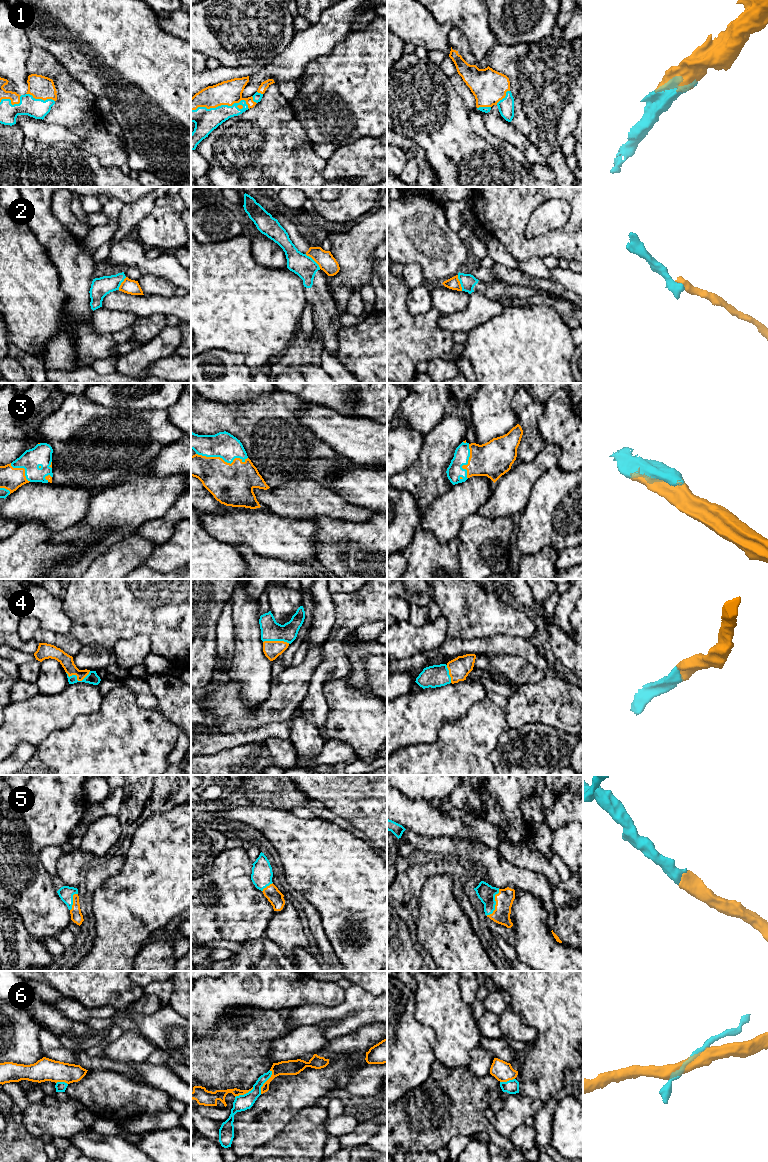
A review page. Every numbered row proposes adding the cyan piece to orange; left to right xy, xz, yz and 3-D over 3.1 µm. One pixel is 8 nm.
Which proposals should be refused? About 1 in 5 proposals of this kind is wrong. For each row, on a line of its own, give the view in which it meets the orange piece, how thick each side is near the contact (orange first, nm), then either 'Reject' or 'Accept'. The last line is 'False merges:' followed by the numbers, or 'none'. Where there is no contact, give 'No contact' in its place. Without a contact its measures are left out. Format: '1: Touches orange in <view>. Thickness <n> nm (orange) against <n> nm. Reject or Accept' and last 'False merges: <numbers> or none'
1: Touches orange in xz. Thickness 190 nm (orange) against 190 nm. Accept
2: Touches orange in xz. Thickness 140 nm (orange) against 180 nm. Reject
3: Touches orange in xz. Thickness 340 nm (orange) against 200 nm. Accept
4: Touches orange in xy. Thickness 100 nm (orange) against 100 nm. Accept
5: Touches orange in yz. Thickness 150 nm (orange) against 150 nm. Accept
6: Touches orange in xz. Thickness 130 nm (orange) against 130 nm. Reject
False merges: 2, 6

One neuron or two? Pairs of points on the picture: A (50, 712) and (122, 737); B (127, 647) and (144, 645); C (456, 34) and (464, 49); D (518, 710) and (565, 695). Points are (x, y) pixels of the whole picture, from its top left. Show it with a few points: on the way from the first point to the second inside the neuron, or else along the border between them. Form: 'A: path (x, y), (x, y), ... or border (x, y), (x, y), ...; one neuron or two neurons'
A: border (95, 712), (80, 714), (68, 727), (52, 731); two neurons
B: path (131, 647), (140, 646); one neuron
C: path (456, 38), (462, 45); one neuron
D: path (530, 704), (553, 701); one neuron

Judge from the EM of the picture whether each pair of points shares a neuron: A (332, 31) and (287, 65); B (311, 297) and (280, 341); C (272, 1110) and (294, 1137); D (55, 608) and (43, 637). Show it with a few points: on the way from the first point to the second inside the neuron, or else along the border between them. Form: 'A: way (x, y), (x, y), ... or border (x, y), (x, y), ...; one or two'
A: way (321, 37), (307, 45), (298, 54); one
B: border (303, 287), (306, 301); two
C: border (302, 1110), (274, 1137), (267, 1141); two
D: border (41, 627), (69, 635); two

